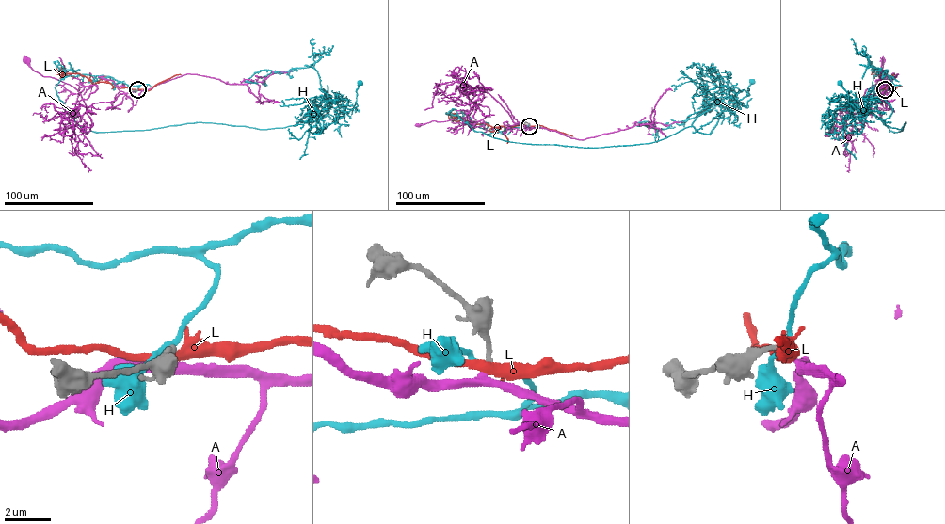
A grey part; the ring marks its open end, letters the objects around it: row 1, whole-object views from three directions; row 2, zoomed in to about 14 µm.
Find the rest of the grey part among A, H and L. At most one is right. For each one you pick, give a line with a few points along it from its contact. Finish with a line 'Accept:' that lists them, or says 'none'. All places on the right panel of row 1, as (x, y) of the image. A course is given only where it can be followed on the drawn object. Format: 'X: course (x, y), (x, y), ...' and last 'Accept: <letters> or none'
A: course (885, 89), (869, 101), (850, 105), (856, 109), (874, 88), (883, 59)
Accept: A

